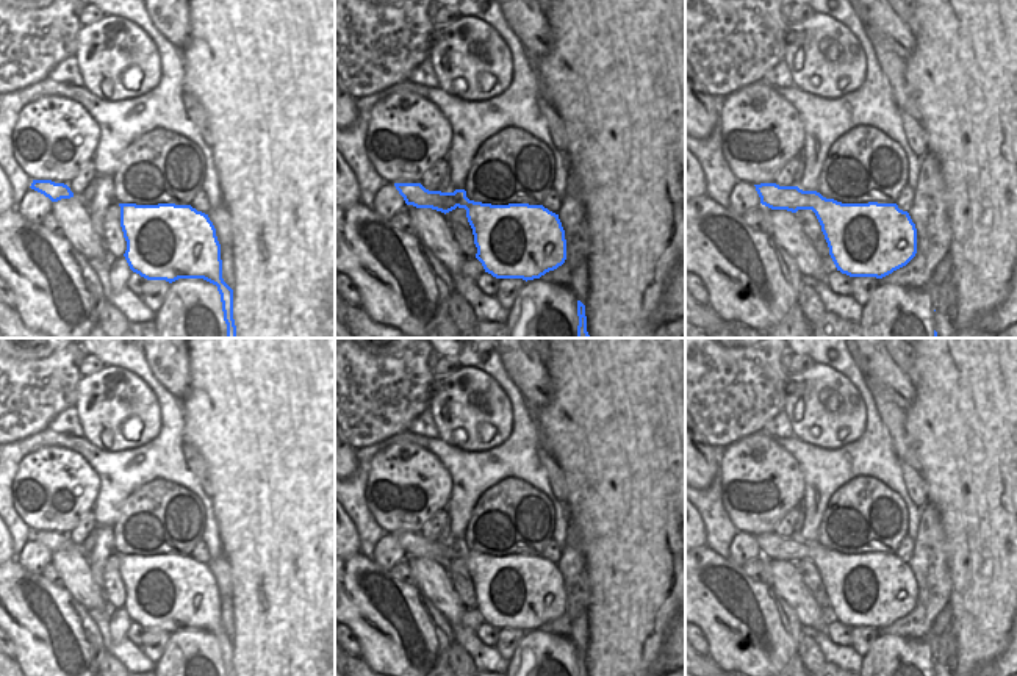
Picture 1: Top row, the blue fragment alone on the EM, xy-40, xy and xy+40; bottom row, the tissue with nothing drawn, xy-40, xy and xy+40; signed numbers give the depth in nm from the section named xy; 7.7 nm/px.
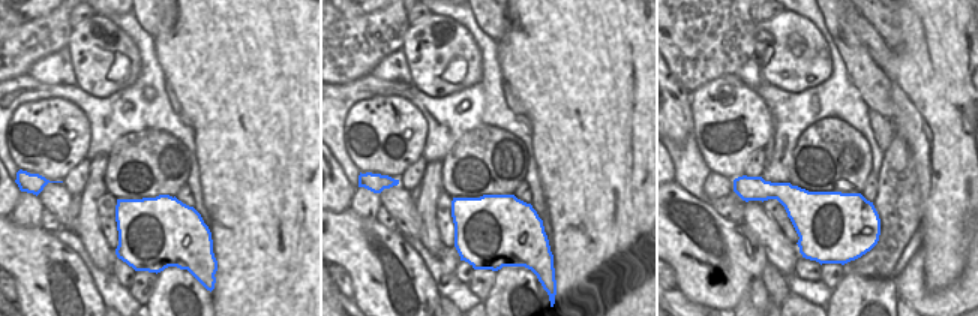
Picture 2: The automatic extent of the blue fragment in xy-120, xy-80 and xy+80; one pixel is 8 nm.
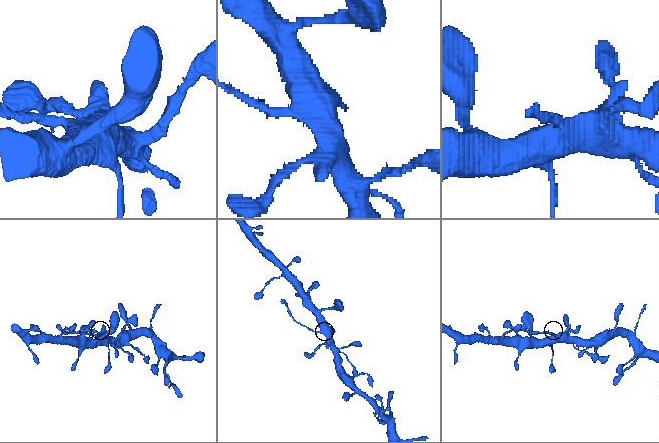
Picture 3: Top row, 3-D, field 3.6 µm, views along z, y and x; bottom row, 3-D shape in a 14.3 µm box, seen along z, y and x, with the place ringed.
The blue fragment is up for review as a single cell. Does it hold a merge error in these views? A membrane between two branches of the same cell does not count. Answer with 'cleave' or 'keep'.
cleave

